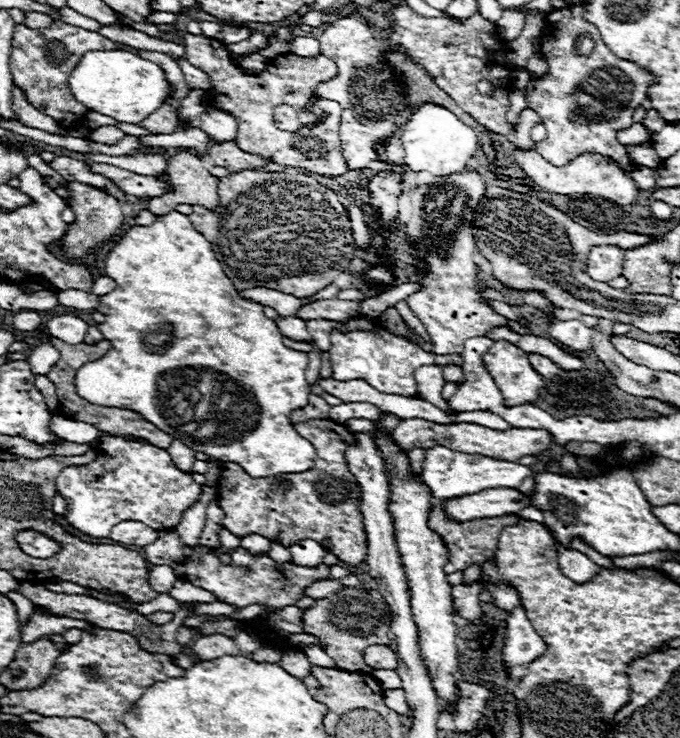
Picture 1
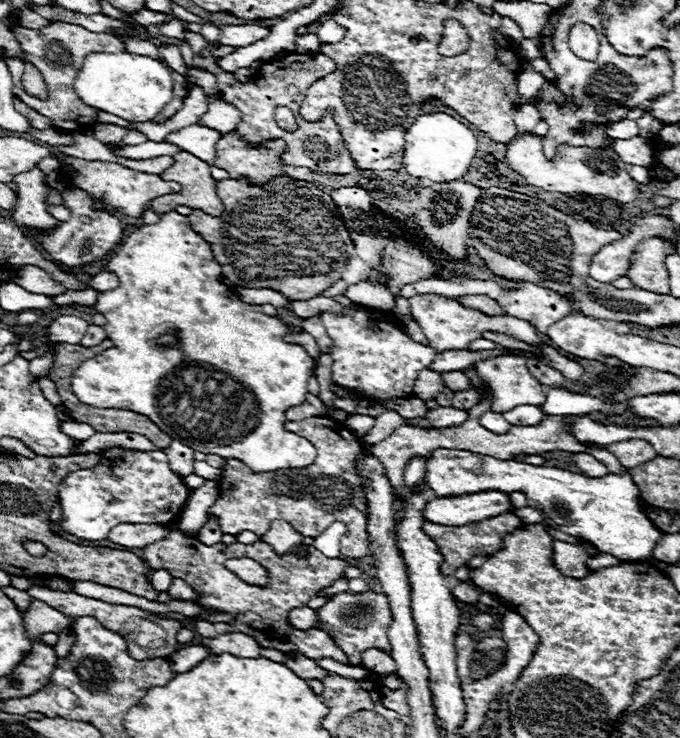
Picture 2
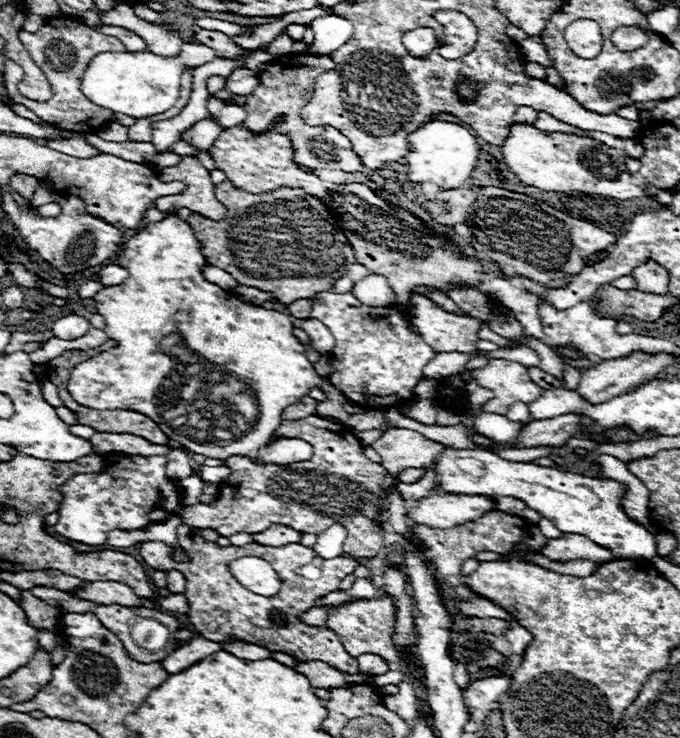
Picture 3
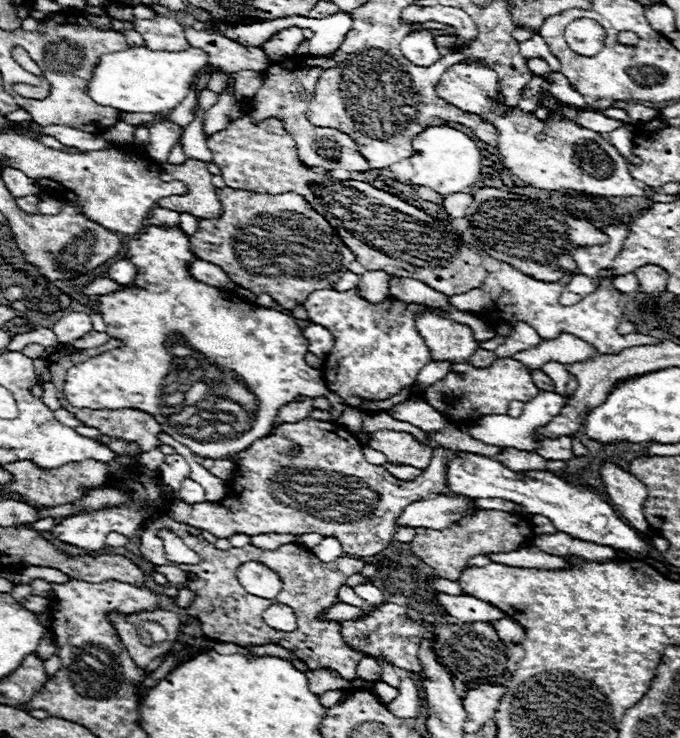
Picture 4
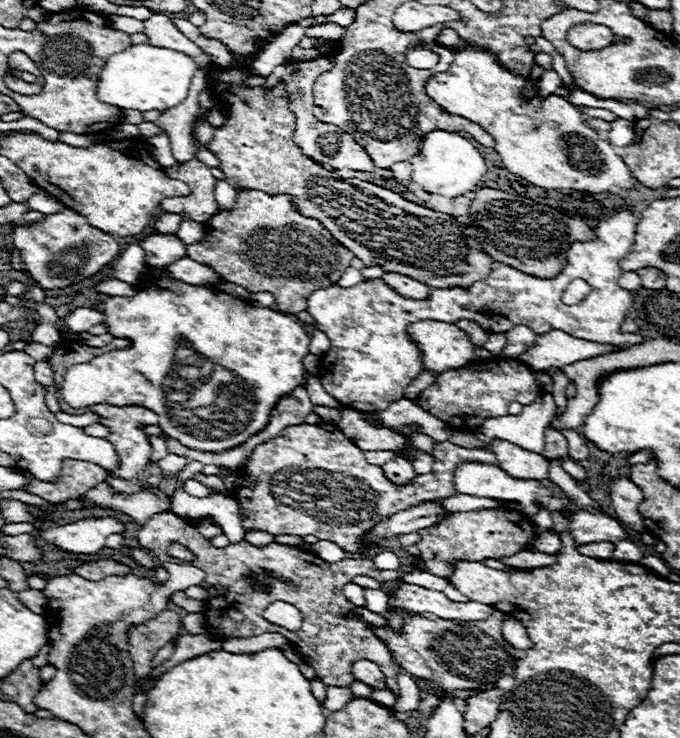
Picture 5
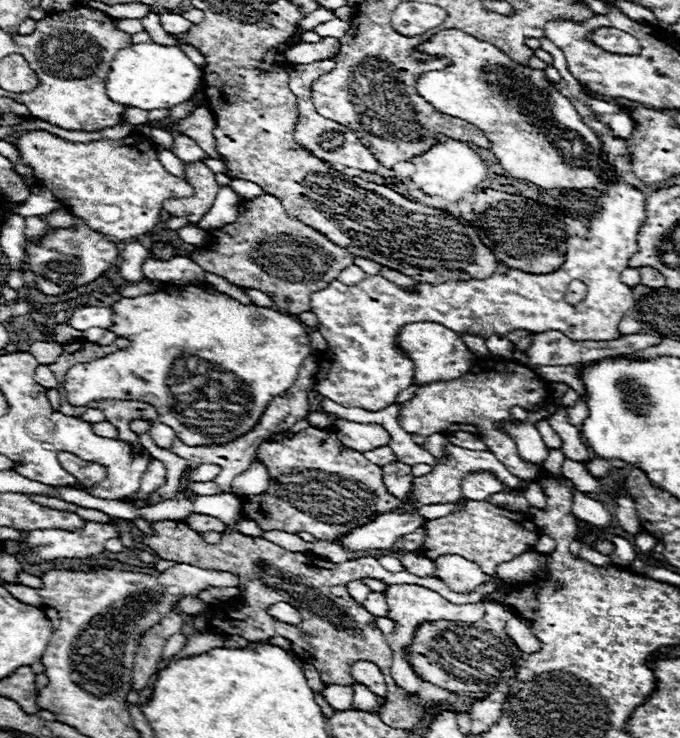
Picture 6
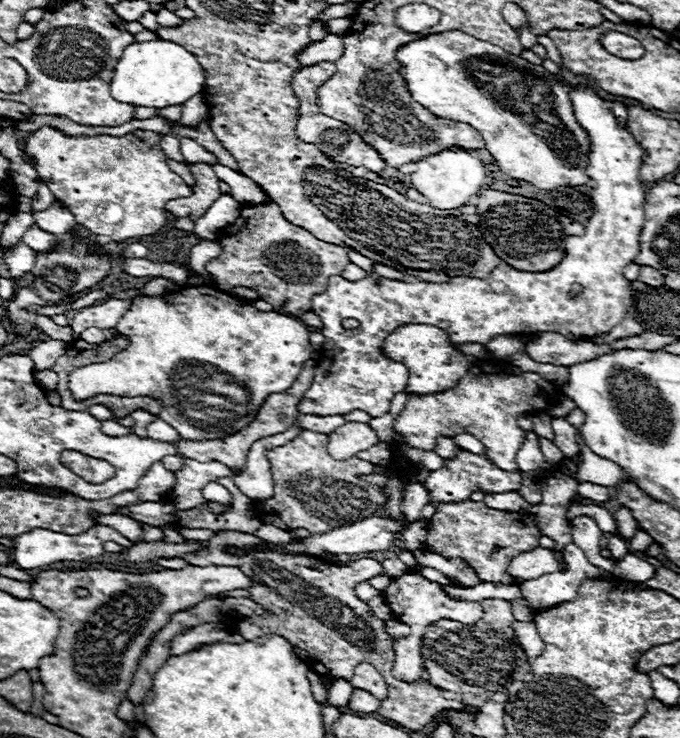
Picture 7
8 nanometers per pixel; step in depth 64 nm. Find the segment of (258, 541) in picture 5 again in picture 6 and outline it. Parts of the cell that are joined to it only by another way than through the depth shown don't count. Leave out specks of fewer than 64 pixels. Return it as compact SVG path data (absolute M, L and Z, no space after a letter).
M240 514L238 530L240 530L244 536L250 536L250 538L260 538L260 536L262 536L262 530L258 528L258 524L256 524L256 522L250 522L250 520L244 518L242 514Z

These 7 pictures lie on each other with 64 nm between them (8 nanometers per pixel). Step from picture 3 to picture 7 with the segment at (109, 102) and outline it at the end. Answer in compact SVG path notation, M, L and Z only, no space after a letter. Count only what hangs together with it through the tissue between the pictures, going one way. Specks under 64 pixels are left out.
M168 40L134 42L126 46L122 58L114 68L114 76L110 82L110 94L114 96L114 100L146 108L180 106L202 90L204 90L204 68L196 60L196 56Z

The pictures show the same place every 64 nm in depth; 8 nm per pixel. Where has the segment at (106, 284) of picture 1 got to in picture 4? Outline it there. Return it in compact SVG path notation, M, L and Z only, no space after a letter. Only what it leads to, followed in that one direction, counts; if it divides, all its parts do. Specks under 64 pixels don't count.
M118 260L108 268L108 278L114 280L116 284L130 284L130 280L134 280L136 276L136 268L134 264L130 264L128 260Z

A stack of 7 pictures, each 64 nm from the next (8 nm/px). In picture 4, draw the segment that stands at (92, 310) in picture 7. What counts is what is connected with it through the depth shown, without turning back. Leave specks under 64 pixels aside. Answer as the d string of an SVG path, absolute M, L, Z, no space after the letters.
M70 312L60 318L52 330L58 336L58 342L74 342L92 330L92 320L84 312Z

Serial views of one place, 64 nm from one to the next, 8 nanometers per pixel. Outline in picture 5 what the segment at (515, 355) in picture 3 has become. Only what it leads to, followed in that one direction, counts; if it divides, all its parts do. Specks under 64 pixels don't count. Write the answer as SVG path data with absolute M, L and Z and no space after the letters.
M558 330L558 332L538 336L536 344L530 350L522 352L518 356L518 360L522 364L526 364L530 370L546 370L548 366L564 368L578 360L590 360L594 356L608 354L612 350L616 352L620 348L580 340L580 338L574 338L574 336Z

